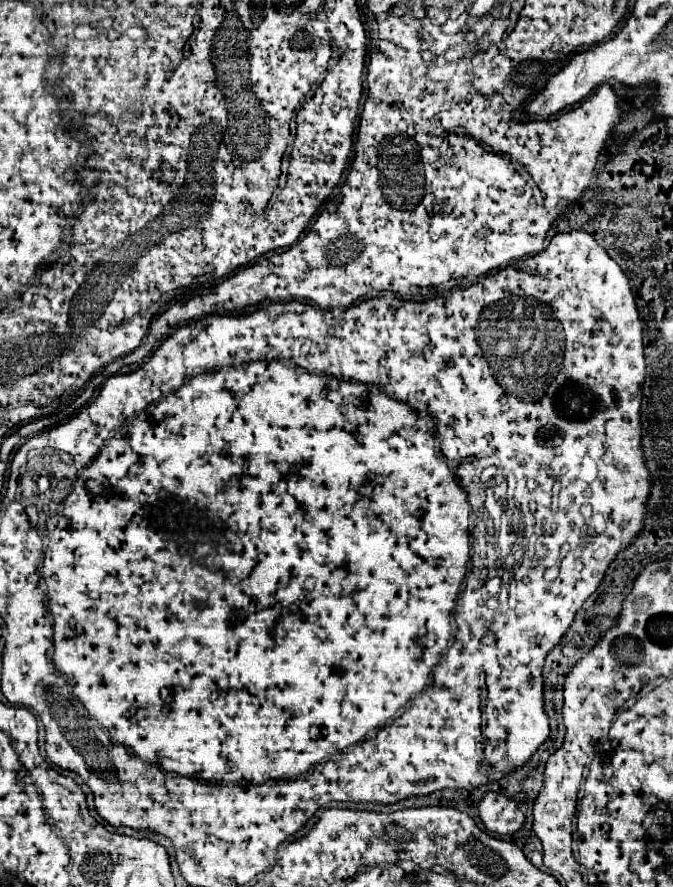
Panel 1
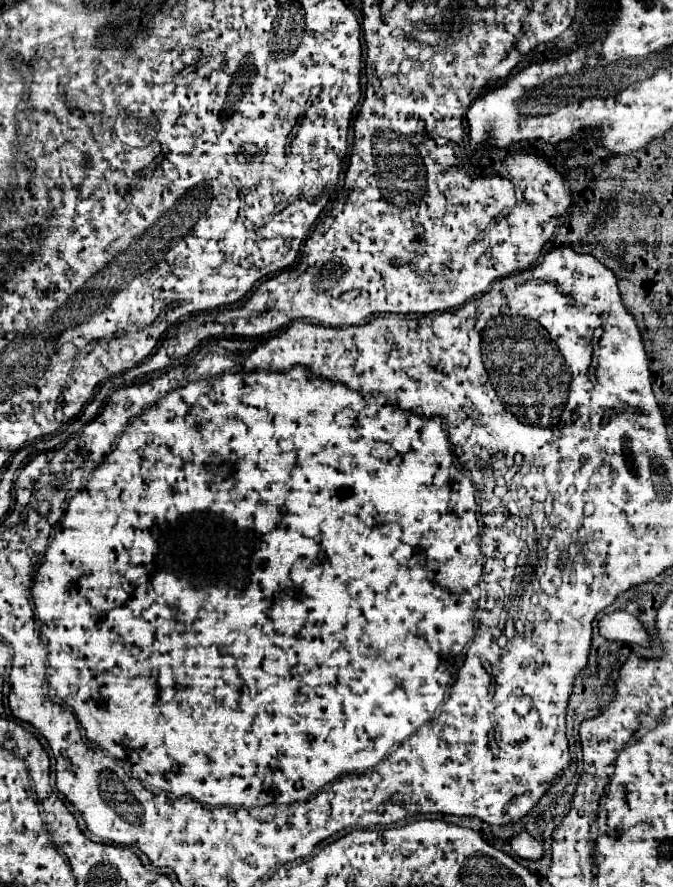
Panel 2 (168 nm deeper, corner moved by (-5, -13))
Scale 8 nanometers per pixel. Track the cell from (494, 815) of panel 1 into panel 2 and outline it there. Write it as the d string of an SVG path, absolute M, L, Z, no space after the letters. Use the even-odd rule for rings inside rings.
M519 832L517 836L509 838L509 846L513 848L513 852L521 858L527 858L527 860L537 860L541 858L543 854L543 848L541 848L541 842L535 840L531 834L527 832Z

